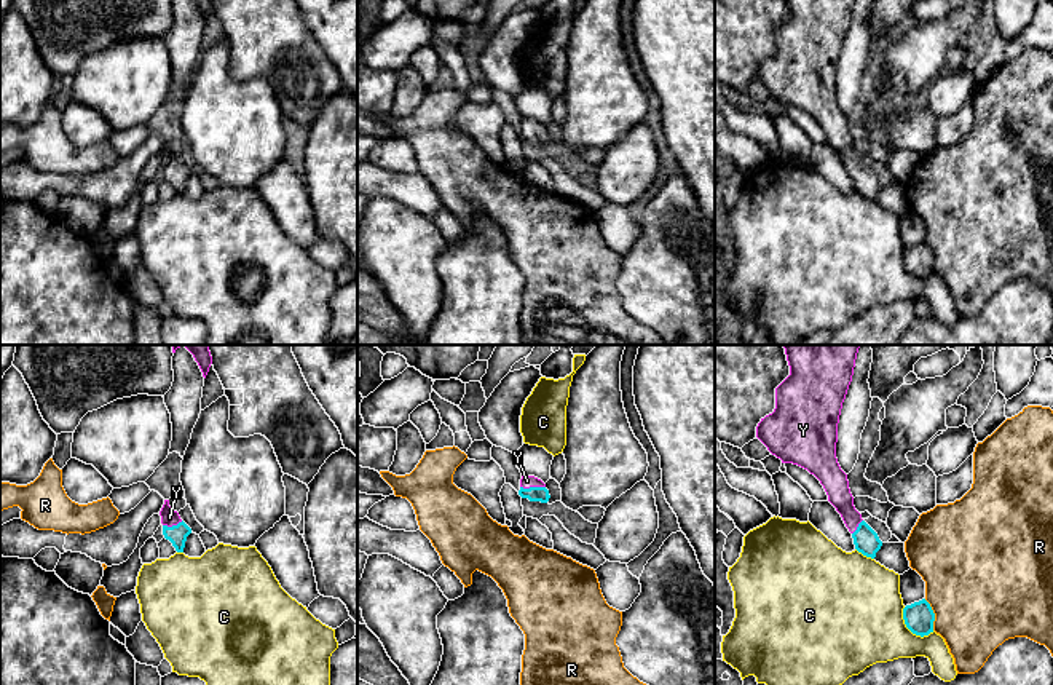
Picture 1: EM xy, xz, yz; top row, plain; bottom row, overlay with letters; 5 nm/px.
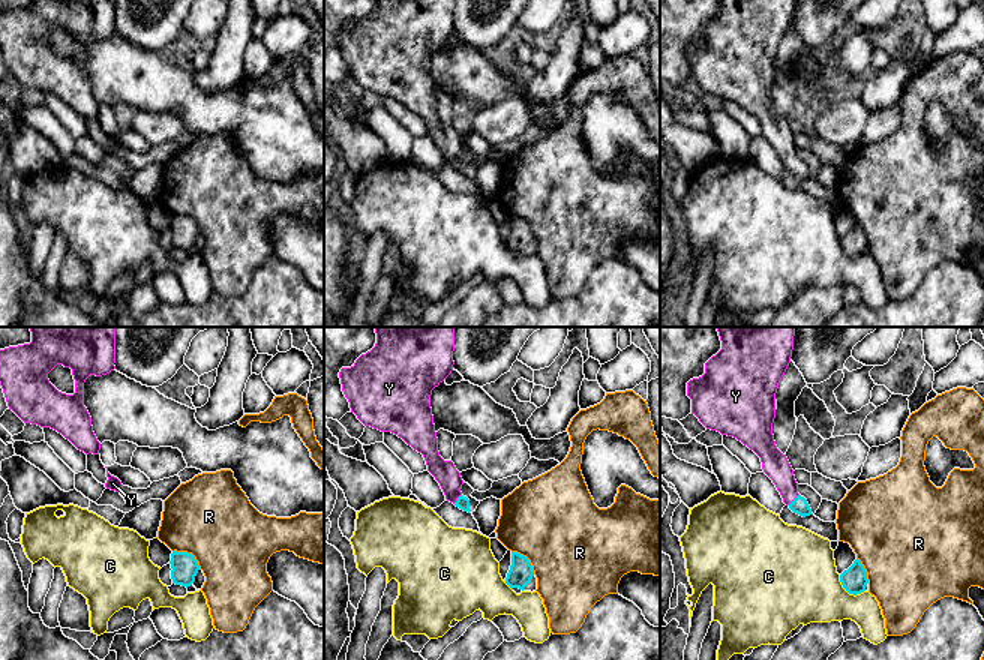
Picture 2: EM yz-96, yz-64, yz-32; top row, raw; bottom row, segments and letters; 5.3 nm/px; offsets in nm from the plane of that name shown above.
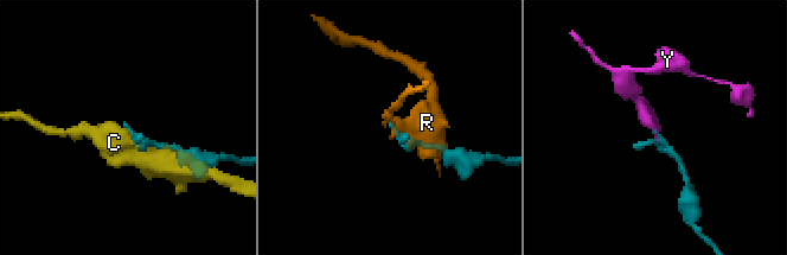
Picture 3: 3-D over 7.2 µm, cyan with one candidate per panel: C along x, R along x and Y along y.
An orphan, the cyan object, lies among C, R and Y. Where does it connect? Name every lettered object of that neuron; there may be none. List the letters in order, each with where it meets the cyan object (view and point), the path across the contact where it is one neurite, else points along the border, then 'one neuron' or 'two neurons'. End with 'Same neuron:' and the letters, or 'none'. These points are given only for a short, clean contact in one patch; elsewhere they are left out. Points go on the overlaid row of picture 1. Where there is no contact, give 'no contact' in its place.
C: yz (911, 631) | two neurons
R: yz (934, 615) | two neurons
Y: xz (533, 487) | across xz (533, 494), (533, 487), (527, 481) | one neuron
Same neuron: Y

